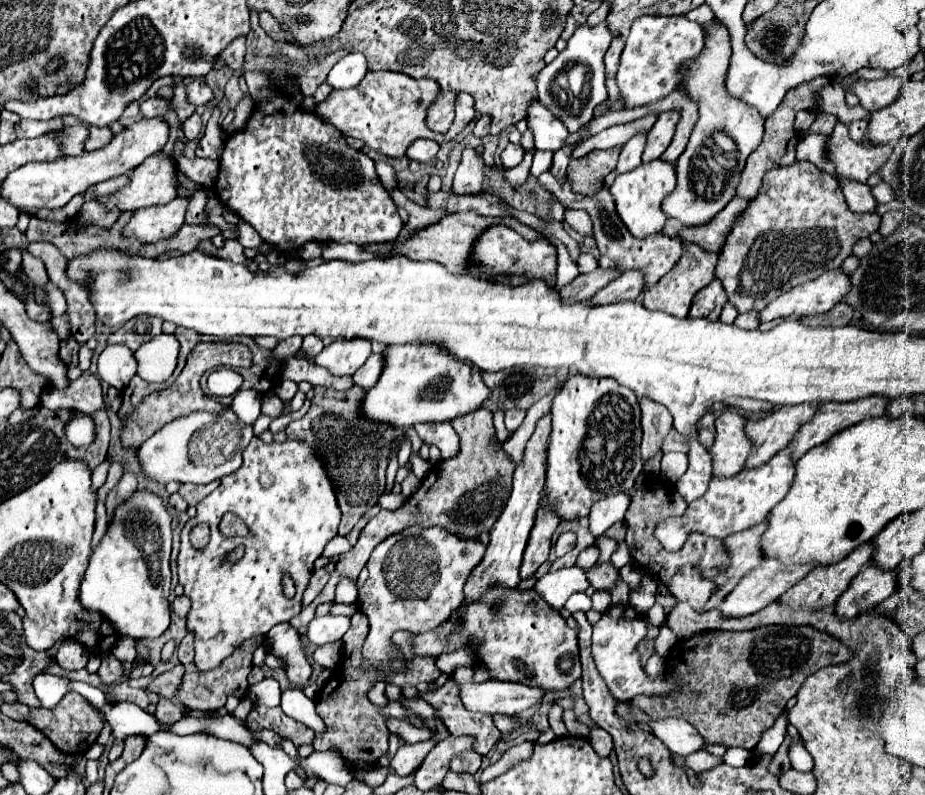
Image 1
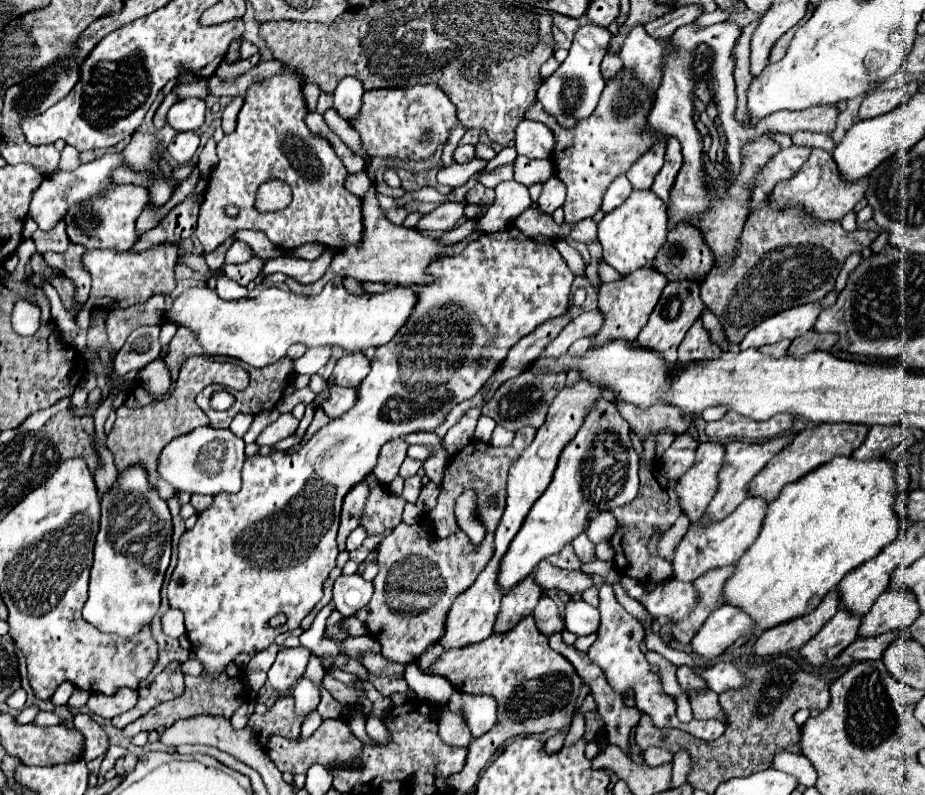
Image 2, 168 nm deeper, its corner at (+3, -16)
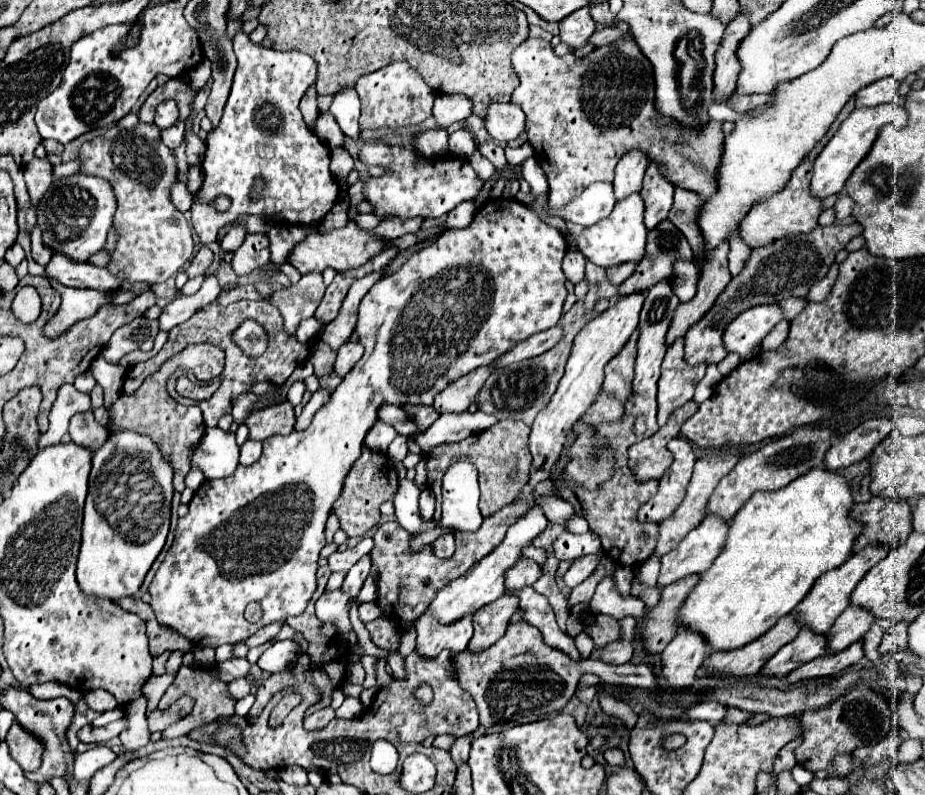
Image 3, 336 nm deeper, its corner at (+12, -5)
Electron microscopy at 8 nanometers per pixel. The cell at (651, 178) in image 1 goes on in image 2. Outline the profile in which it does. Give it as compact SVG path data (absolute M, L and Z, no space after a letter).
M632 190L624 204L614 208L614 212L608 212L598 224L598 240L604 250L602 258L620 274L628 274L646 264L652 264L656 252L666 242L666 236L668 236L666 204L658 196L654 196L652 190Z

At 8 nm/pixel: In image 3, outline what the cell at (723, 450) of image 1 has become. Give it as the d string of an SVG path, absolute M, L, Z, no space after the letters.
M675 437L669 441L669 451L673 453L673 463L659 479L659 491L645 505L641 505L637 513L639 521L643 523L659 523L667 519L685 497L685 489L695 465L693 447L683 437Z

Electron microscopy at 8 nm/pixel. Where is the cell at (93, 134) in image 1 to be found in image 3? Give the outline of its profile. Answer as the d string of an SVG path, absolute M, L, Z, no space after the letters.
M33 159L29 165L23 167L27 191L29 191L29 205L37 205L39 199L45 195L49 185L53 183L51 175L51 163L47 159Z

